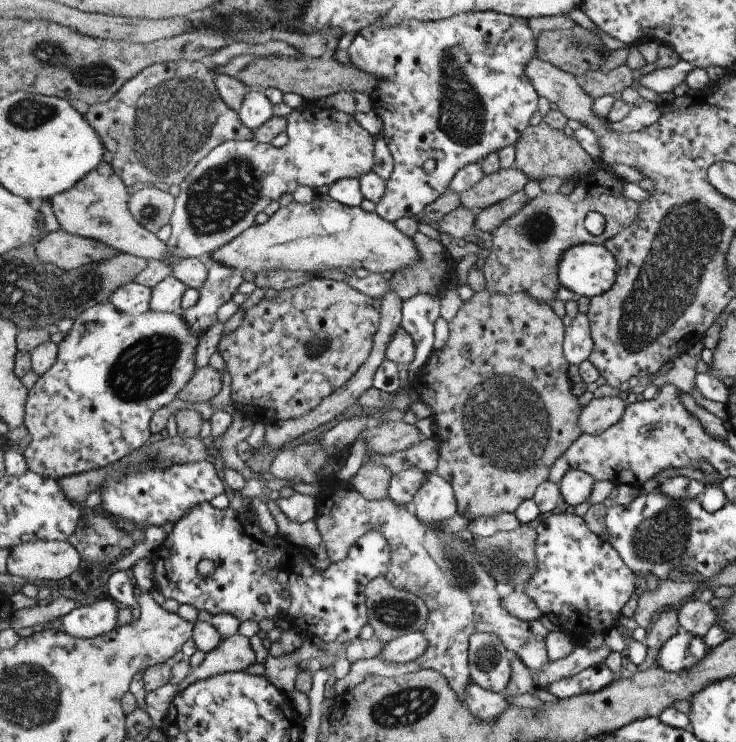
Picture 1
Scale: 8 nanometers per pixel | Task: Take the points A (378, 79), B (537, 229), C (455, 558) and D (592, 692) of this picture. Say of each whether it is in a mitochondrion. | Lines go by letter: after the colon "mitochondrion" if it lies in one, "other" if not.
A: other
B: mitochondrion
C: mitochondrion
D: other

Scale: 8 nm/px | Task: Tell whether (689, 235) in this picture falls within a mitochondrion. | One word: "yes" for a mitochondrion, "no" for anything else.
yes

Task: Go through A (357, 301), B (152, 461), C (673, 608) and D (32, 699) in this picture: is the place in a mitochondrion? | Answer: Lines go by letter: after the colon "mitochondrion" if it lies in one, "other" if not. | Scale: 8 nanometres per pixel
A: other
B: other
C: other
D: mitochondrion

